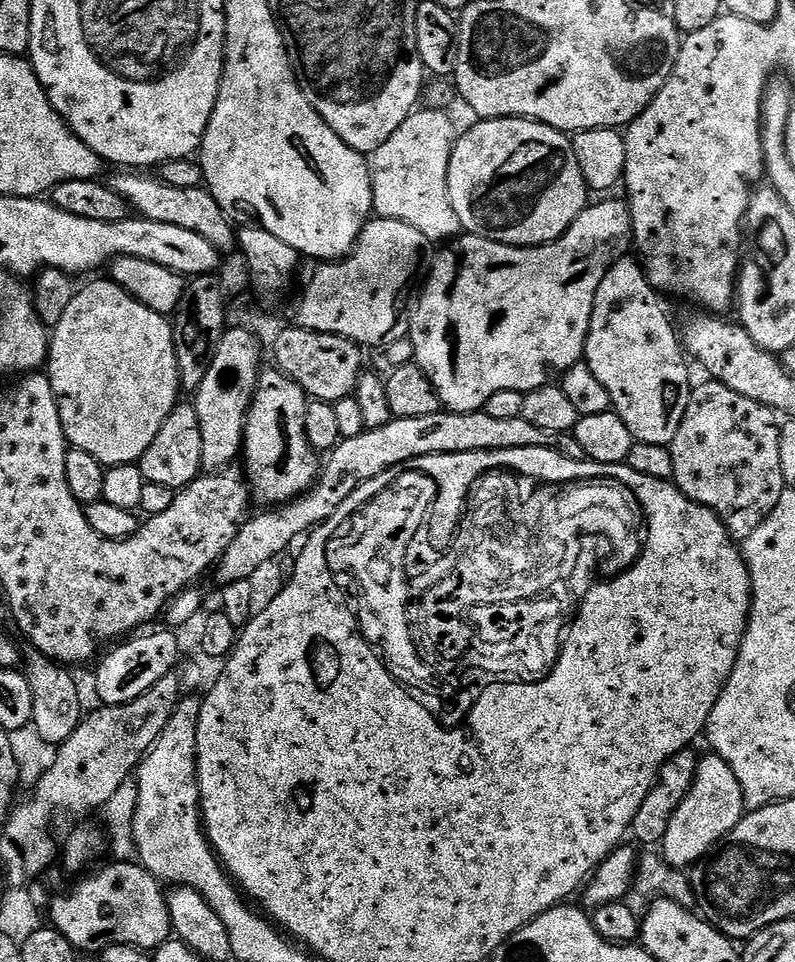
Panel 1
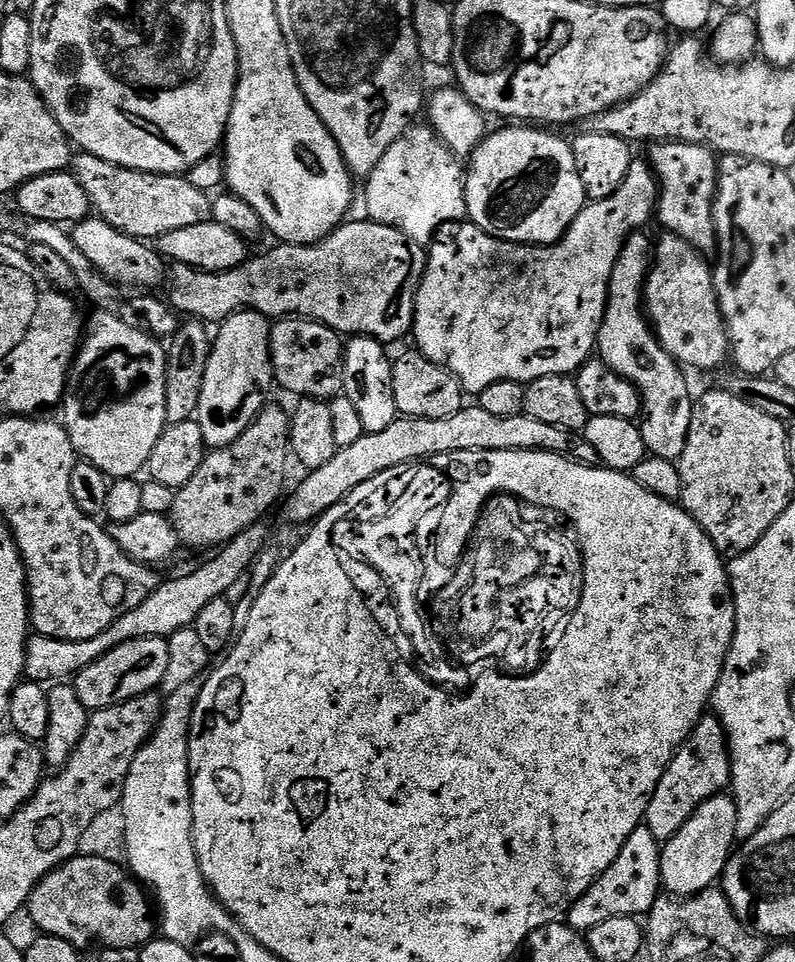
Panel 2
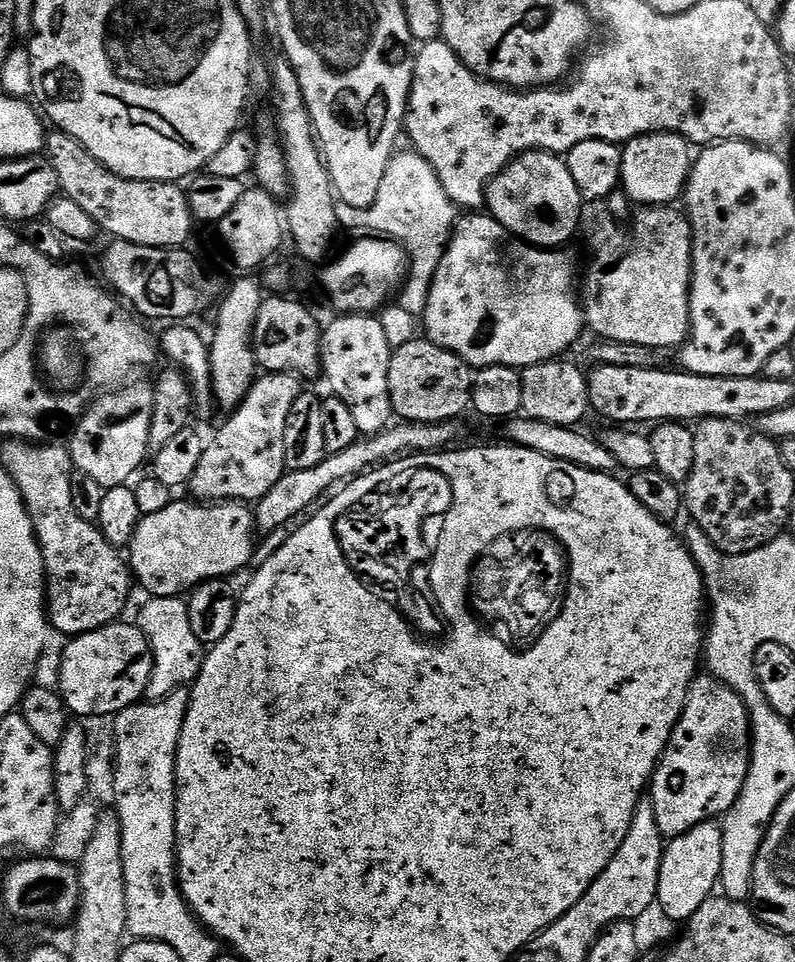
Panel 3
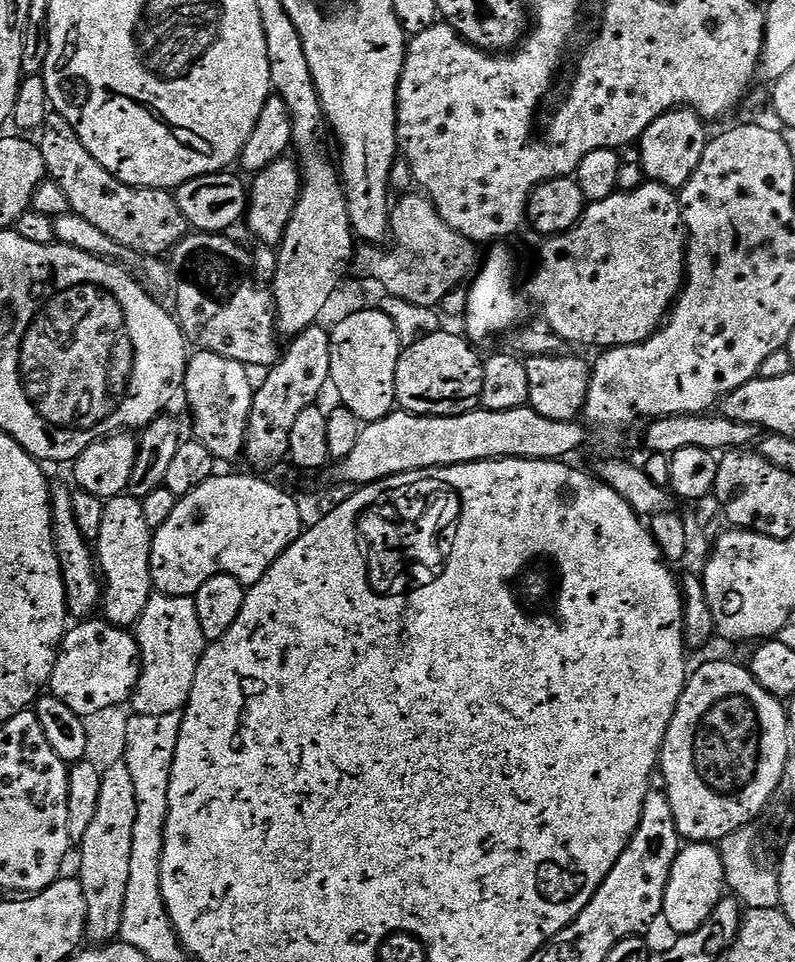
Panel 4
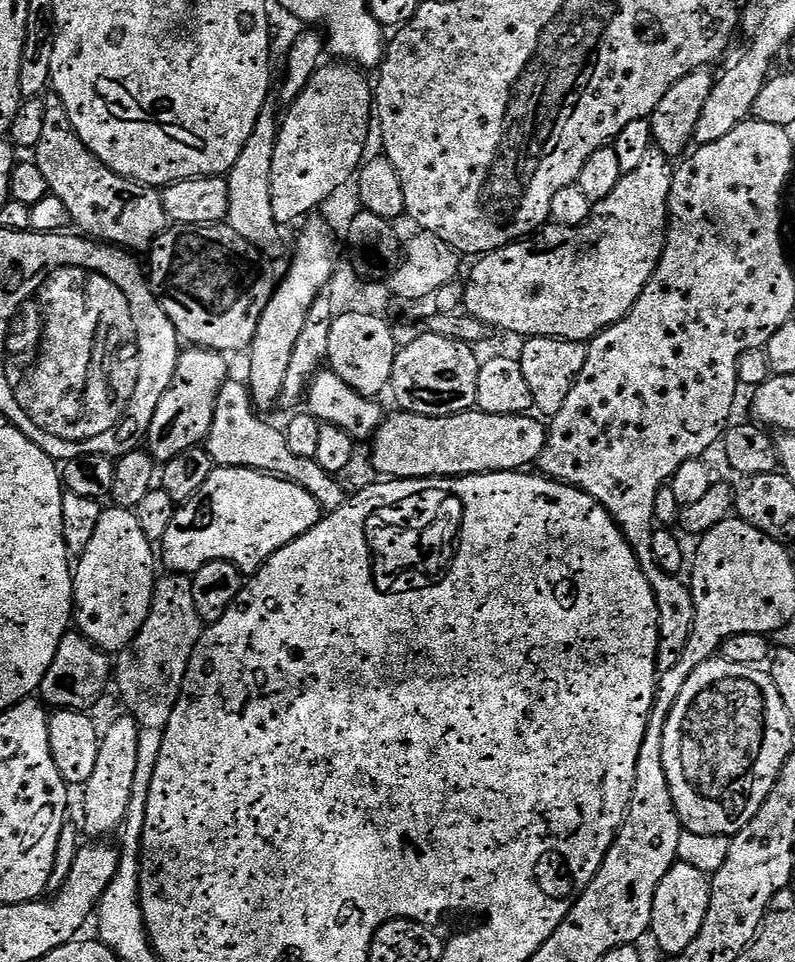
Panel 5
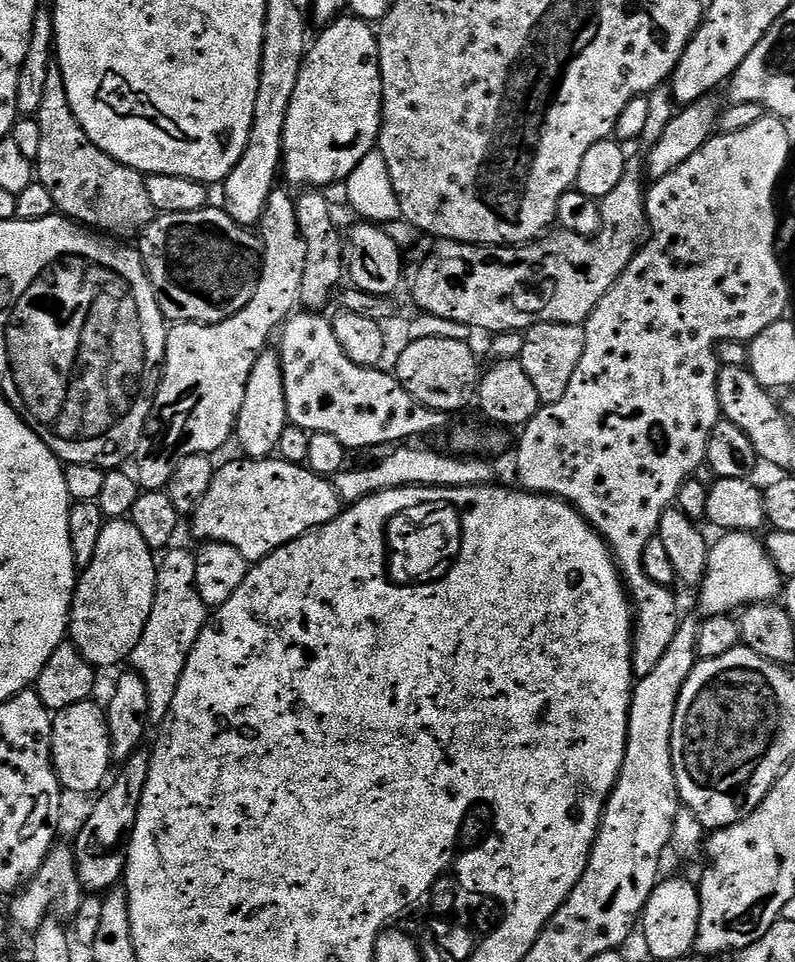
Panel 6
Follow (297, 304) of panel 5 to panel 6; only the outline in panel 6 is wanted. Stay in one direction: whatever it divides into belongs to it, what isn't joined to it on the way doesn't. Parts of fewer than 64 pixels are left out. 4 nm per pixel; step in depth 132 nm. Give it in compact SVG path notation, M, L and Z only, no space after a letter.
M266 350L254 364L254 370L246 384L246 398L242 398L242 410L238 414L235 443L240 443L240 448L249 460L266 460L277 451L279 442L282 441L282 432L288 427L288 411L286 410L286 386L282 376L282 362L280 353L276 350Z

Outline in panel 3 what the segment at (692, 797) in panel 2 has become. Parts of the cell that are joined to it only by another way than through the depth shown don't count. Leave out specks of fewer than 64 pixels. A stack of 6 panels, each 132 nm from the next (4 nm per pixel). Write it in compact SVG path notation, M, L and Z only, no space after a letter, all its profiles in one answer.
M711 674L701 675L693 680L692 689L688 692L688 703L684 706L684 712L672 731L668 747L664 749L664 755L650 781L650 803L654 806L660 835L673 840L686 834L694 826L724 817L738 802L744 789L752 766L753 743L752 717L748 714L744 699Z

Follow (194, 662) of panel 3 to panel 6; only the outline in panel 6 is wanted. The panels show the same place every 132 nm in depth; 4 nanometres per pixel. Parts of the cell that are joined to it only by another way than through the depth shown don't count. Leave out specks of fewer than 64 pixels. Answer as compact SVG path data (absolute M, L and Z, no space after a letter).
M169 549L161 559L157 577L154 606L147 620L146 630L130 657L131 667L146 682L150 698L149 721L156 726L167 718L177 693L178 682L185 670L189 654L210 616L197 590L197 562L195 555L186 550Z

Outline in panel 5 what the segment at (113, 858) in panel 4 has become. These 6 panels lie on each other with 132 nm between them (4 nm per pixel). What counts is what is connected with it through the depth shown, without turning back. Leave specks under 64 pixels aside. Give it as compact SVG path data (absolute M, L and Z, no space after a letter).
M123 714L103 729L98 750L98 763L94 774L82 786L84 792L83 835L88 838L108 838L128 818L128 807L134 790L134 778L138 770L138 738L141 727L135 718Z

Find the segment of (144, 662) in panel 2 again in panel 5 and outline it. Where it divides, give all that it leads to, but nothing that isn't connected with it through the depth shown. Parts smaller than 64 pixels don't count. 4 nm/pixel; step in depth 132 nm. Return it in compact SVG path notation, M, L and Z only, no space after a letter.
M70 630L58 646L58 654L54 654L54 662L50 662L50 670L46 670L46 678L42 678L38 689L39 699L56 710L91 709L109 687L113 672L114 664L109 653L101 652L79 631Z

